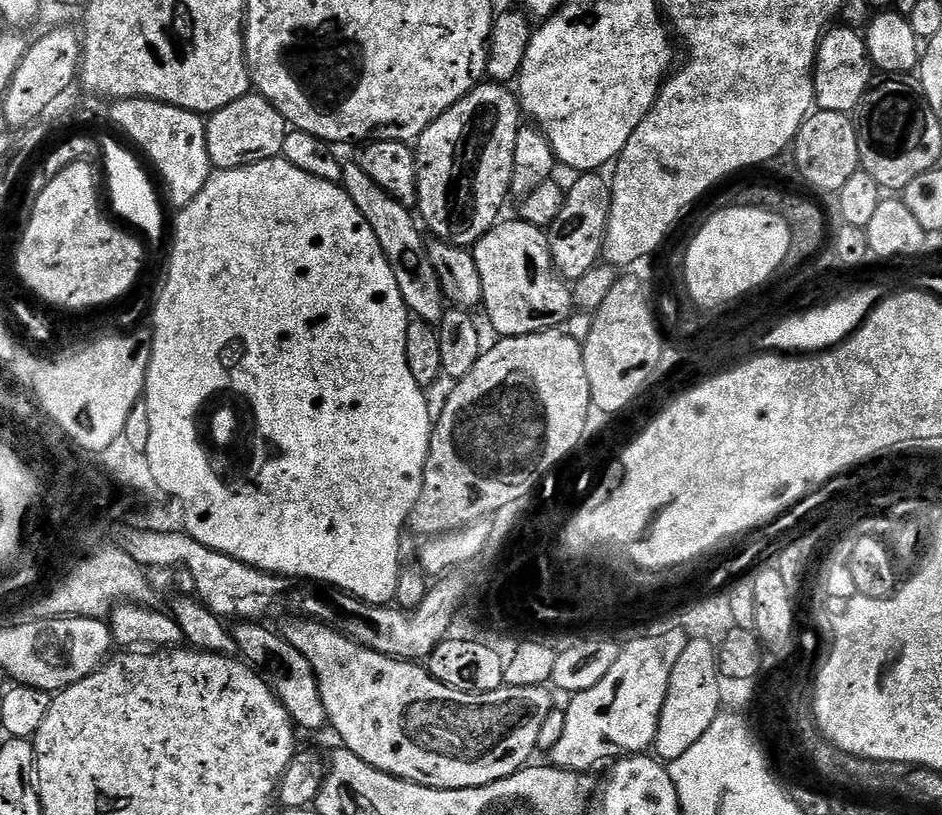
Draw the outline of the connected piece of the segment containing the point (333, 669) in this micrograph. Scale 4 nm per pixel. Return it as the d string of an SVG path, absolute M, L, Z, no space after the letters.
M311 618L296 619L300 620L292 620L285 628L282 628L284 640L290 642L290 646L294 646L294 650L298 650L298 654L302 654L302 658L306 658L306 662L310 662L318 682L322 706L328 715L327 723L330 725L330 728L332 724L333 730L340 735L339 743L354 754L358 754L358 758L362 758L362 762L366 762L394 778L402 778L406 782L414 782L418 786L458 790L459 788L477 788L478 786L486 786L487 784L498 782L502 778L520 771L521 768L531 761L528 759L537 751L538 733L541 731L543 722L546 721L546 716L554 708L554 702L552 702L551 694L547 692L549 690L547 687L522 686L521 688L510 688L505 686L493 692L450 690L450 686L446 686L428 675L427 667L421 666L419 663L370 650L366 646L354 642L350 637L343 636L341 632L337 632L336 629L329 627L329 625L321 624L318 620Z

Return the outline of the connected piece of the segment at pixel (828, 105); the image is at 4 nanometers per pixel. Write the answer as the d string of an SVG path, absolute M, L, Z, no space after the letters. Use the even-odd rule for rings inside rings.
M829 27L820 37L820 44L816 48L816 68L812 73L816 91L815 107L819 111L855 113L874 80L872 60L868 57L863 35L854 28Z

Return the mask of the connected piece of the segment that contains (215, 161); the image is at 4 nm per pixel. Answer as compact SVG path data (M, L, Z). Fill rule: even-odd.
M249 94L222 106L206 120L206 146L213 169L241 168L259 160L277 159L288 131L288 121L265 96Z

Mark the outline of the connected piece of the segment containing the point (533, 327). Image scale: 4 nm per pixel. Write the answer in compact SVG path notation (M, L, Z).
M519 218L503 219L472 247L482 281L481 305L499 337L518 337L561 327L573 313L571 287L553 266L547 233Z

